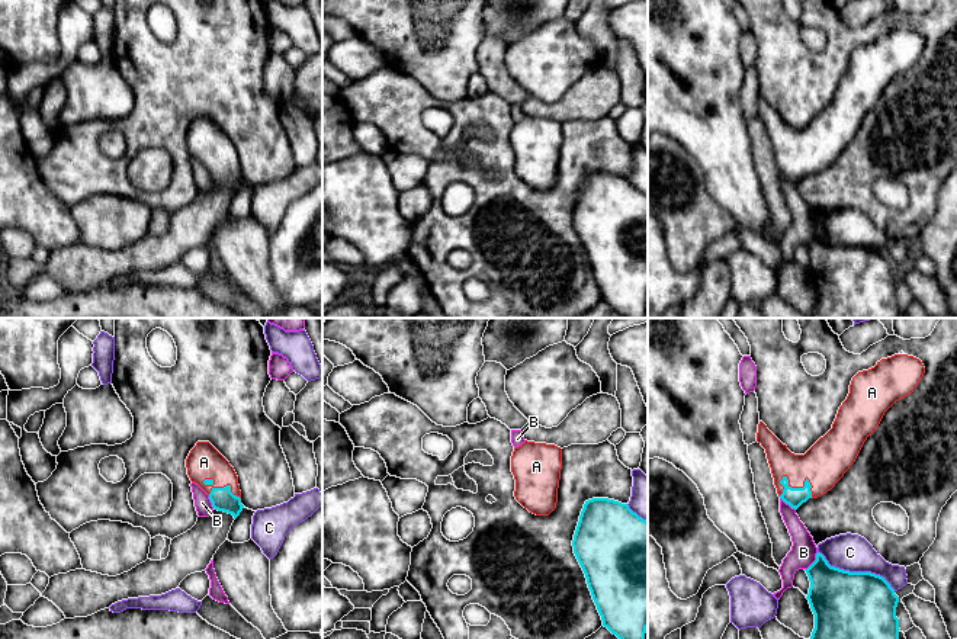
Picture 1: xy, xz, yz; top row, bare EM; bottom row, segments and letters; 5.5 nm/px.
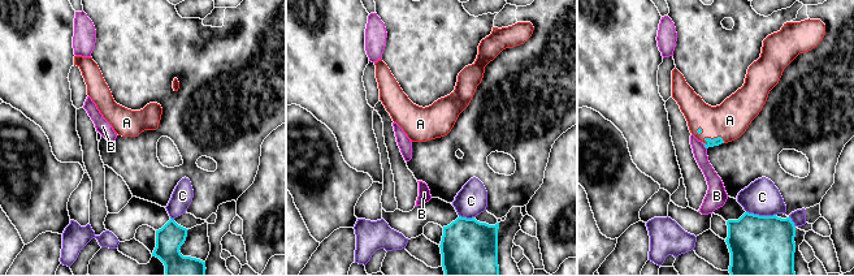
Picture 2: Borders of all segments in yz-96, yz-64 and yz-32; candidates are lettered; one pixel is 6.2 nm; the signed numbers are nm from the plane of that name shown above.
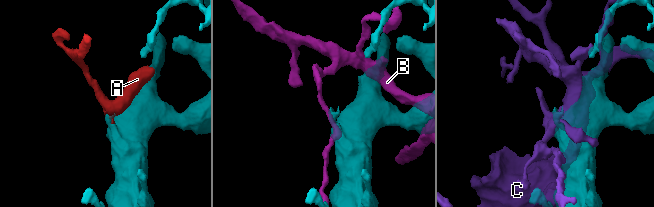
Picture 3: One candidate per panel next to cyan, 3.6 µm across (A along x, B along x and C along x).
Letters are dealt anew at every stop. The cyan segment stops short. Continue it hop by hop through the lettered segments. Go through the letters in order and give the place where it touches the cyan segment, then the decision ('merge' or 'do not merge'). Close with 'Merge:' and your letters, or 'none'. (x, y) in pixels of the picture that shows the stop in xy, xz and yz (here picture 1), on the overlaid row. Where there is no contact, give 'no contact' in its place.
A: yz (803, 487) | merge
B: yz (815, 561) | do not merge
C: yz (856, 572) | do not merge
Merge: A

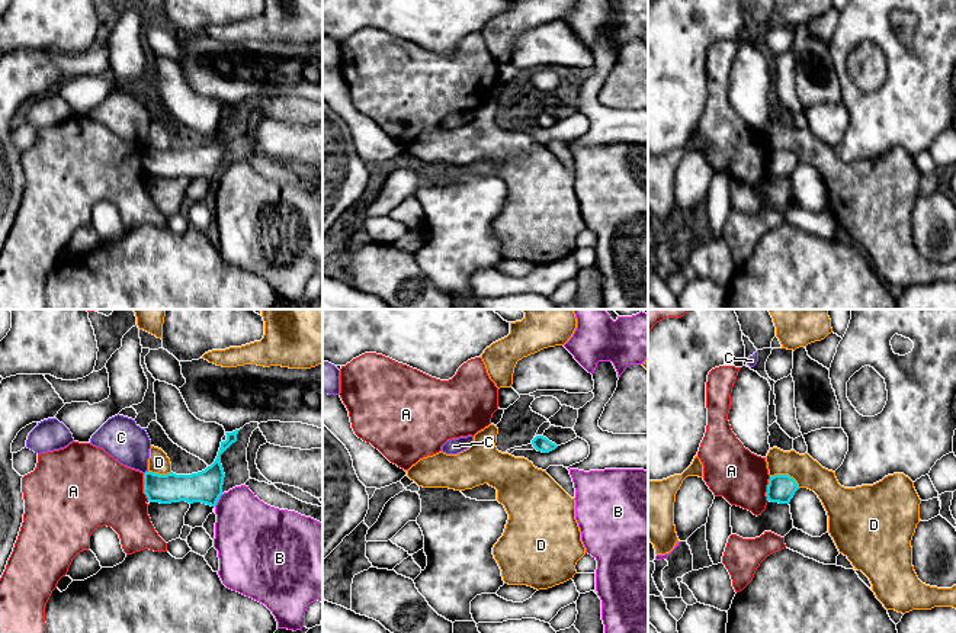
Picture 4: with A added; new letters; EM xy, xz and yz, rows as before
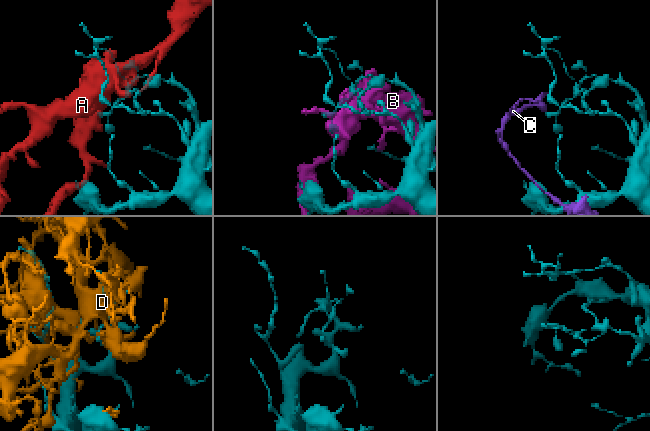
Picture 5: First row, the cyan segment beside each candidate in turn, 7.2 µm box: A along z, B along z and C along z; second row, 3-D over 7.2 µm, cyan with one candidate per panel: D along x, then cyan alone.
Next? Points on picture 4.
A: xy (144, 487) | do not merge
B: xy (218, 498) | do not merge
C: xy (146, 472) | do not merge
D: yz (786, 475) | do not merge
Merge: none

